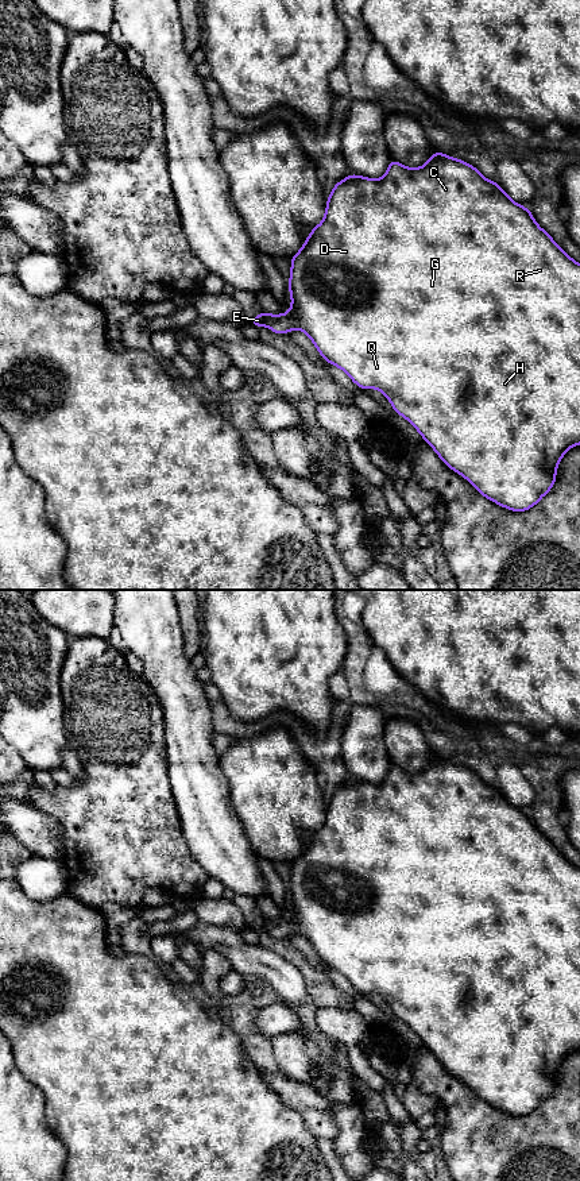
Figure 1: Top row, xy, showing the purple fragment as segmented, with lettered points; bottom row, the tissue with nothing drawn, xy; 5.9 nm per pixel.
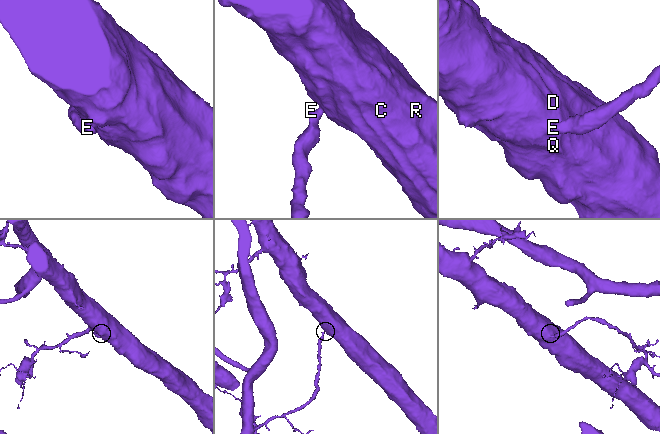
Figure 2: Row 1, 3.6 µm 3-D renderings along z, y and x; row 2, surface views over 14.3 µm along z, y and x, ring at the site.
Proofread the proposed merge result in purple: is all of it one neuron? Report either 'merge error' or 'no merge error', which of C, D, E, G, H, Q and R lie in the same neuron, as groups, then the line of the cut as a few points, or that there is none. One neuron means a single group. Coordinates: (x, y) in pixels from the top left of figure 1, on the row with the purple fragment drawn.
no merge error; groups C D E G H Q R; cut none

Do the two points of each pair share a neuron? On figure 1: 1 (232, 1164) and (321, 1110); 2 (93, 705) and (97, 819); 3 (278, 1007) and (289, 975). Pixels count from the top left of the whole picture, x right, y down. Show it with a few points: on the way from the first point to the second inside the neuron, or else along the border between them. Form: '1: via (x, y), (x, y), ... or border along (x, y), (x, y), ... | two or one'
1: border along (281, 1099), (301, 1115), (305, 1127), (316, 1139) | two
2: via (97, 733), (97, 791) | one
3: border along (278, 999), (293, 1008) | two

